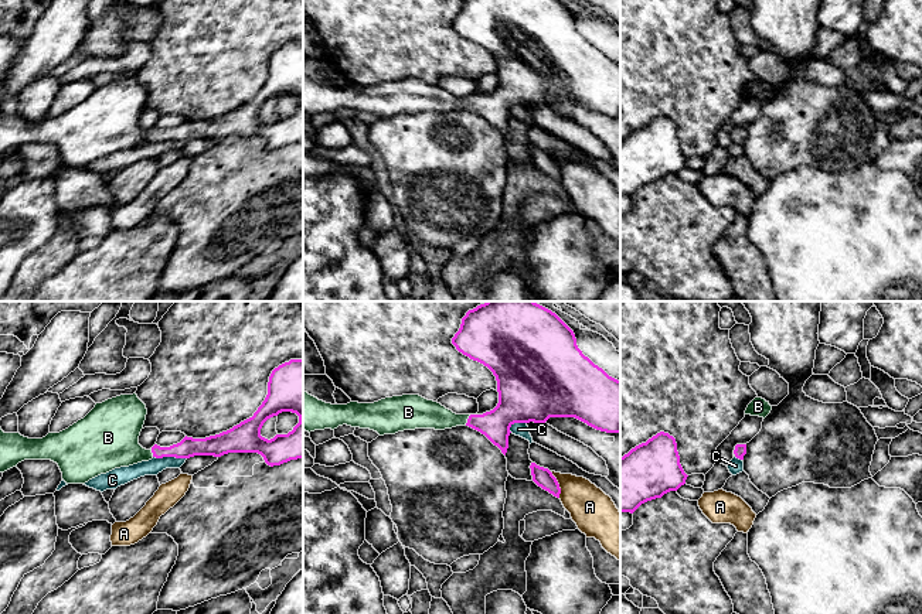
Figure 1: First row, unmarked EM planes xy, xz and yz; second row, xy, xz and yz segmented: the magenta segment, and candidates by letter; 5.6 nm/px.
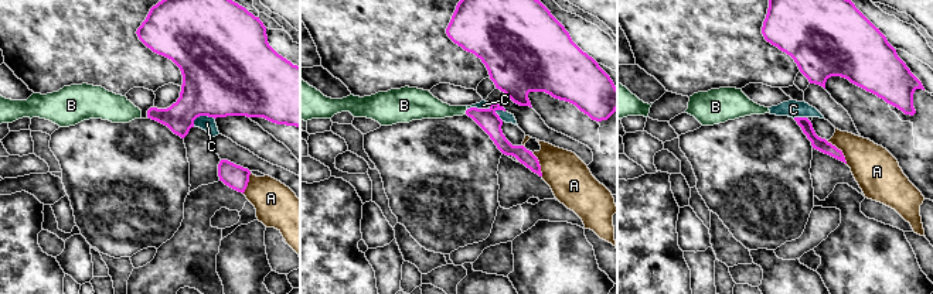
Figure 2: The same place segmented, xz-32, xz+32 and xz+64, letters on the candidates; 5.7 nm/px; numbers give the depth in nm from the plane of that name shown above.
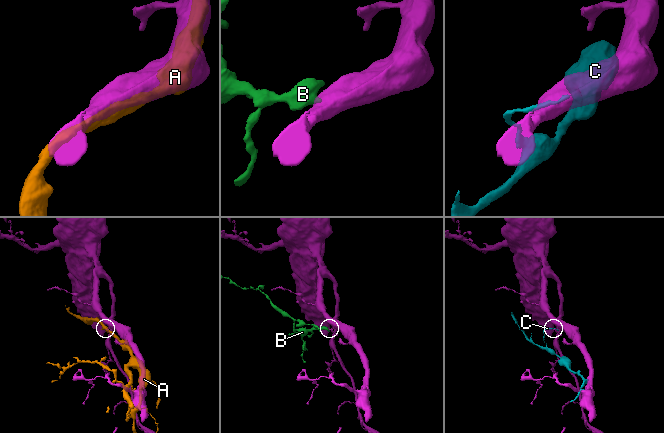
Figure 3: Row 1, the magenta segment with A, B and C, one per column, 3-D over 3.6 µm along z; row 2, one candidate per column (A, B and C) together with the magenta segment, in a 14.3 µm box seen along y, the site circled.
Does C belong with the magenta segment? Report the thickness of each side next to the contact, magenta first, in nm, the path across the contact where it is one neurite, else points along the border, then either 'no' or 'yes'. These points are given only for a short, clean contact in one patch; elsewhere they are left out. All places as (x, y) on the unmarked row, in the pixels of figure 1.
110 nm thick on the magenta side, 90 nm on the other; border along xy (153, 139), (186, 142); no

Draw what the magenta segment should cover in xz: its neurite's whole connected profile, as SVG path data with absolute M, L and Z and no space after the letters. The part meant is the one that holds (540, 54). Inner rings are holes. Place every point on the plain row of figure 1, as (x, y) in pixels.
M463 0L452 27L463 38L487 50L496 59L499 86L493 93L483 98L456 98L440 86L419 78L392 79L374 86L331 88L303 74L303 113L309 116L324 112L334 113L347 108L370 112L384 119L404 113L445 113L466 108L484 117L504 139L508 132L510 110L514 106L545 106L550 100L575 100L596 113L620 116L620 64L609 59L582 37L574 14L559 0Z

